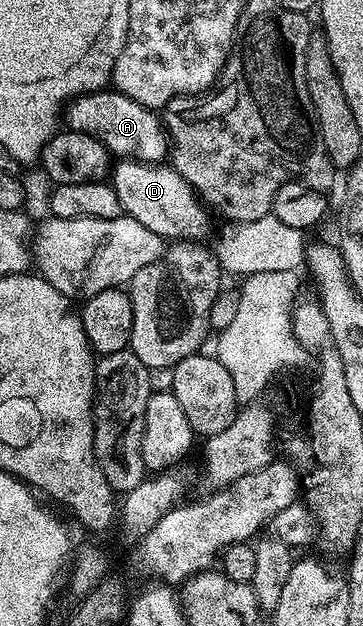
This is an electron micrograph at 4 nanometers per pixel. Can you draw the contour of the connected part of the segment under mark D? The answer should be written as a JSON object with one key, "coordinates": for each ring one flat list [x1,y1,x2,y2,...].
{"coordinates":[[123,159,114,166,109,183,117,191,117,199,121,199,124,214,137,219,154,235,172,242,196,243,210,235,212,210,204,204,195,188,170,164]]}

